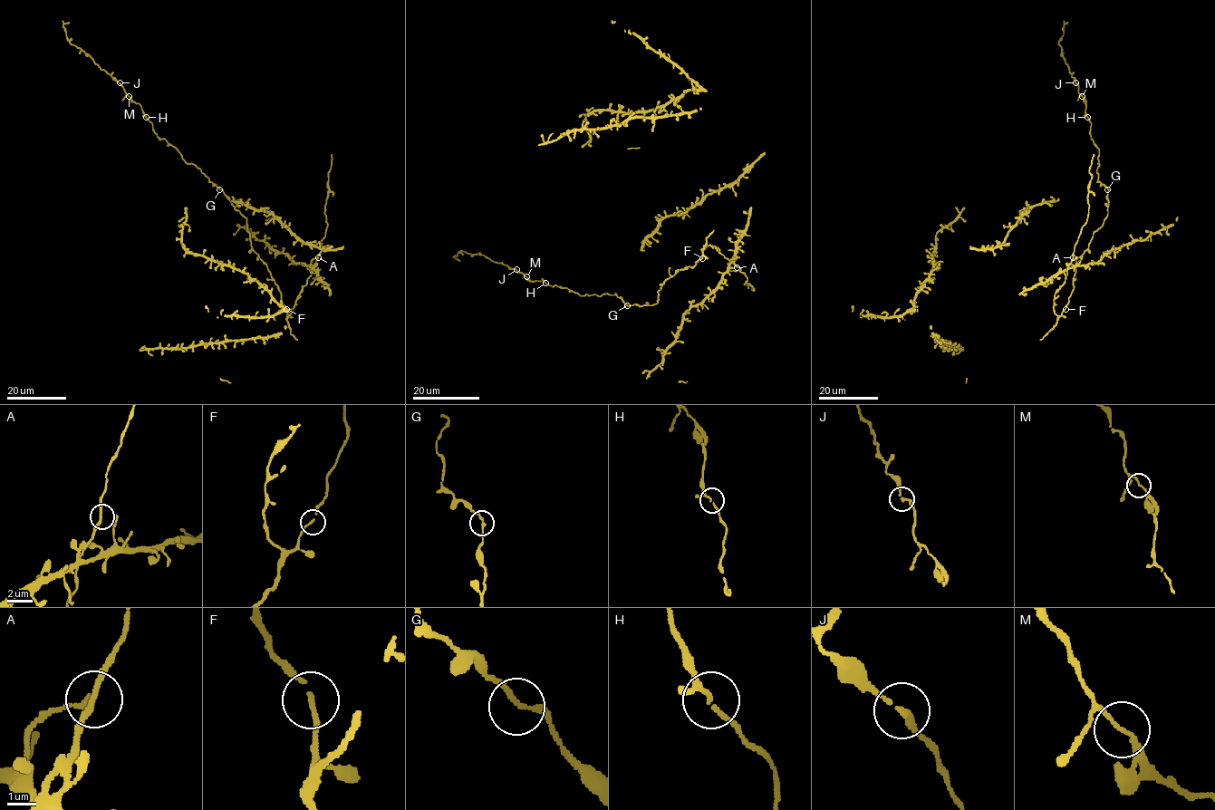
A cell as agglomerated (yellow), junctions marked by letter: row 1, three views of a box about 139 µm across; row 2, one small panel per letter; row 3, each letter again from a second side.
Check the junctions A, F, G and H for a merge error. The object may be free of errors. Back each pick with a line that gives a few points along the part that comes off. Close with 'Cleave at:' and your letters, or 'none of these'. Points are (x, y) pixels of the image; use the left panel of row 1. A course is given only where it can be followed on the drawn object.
Cleave at: none of these

